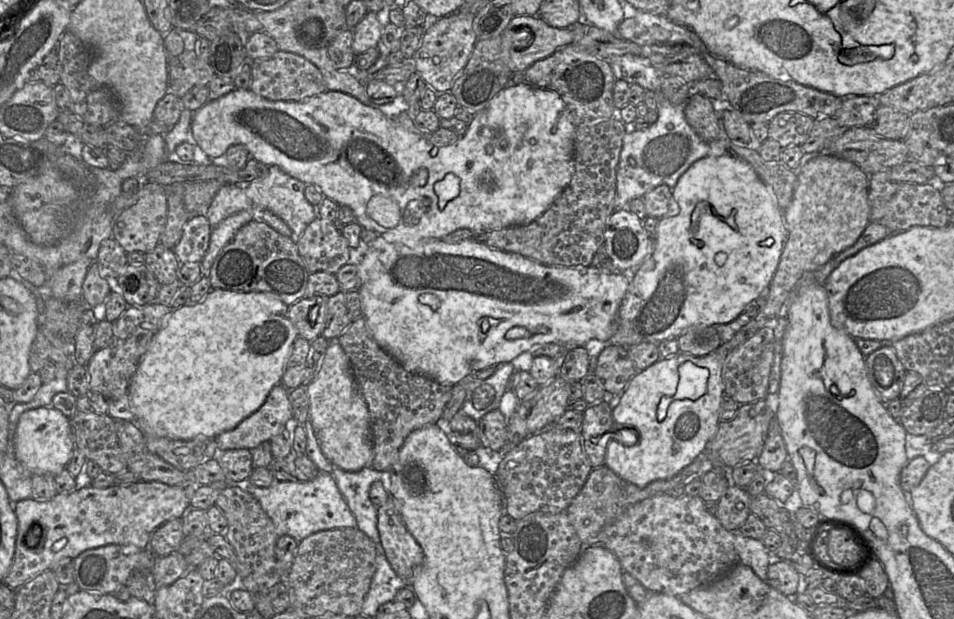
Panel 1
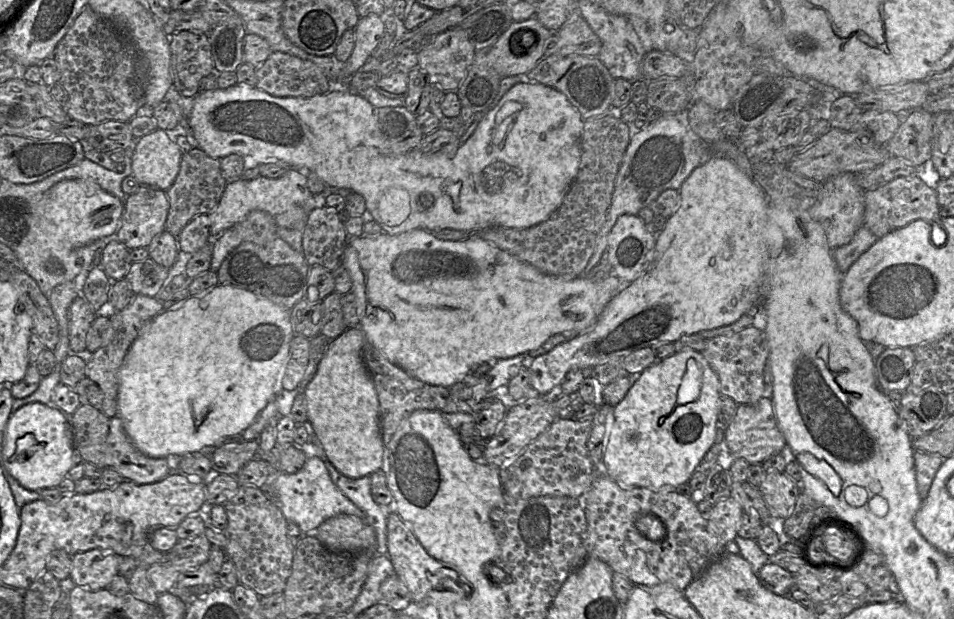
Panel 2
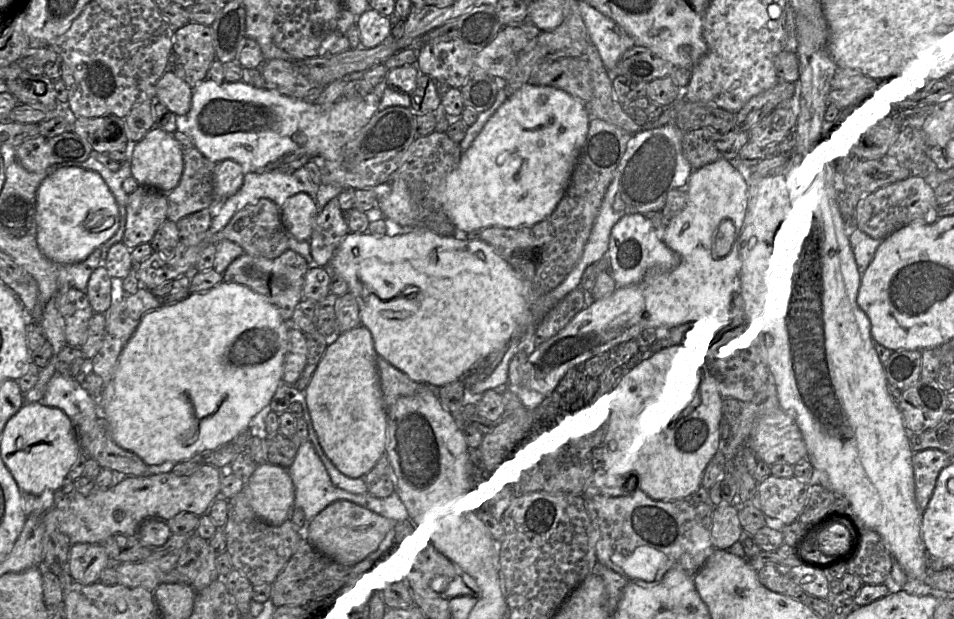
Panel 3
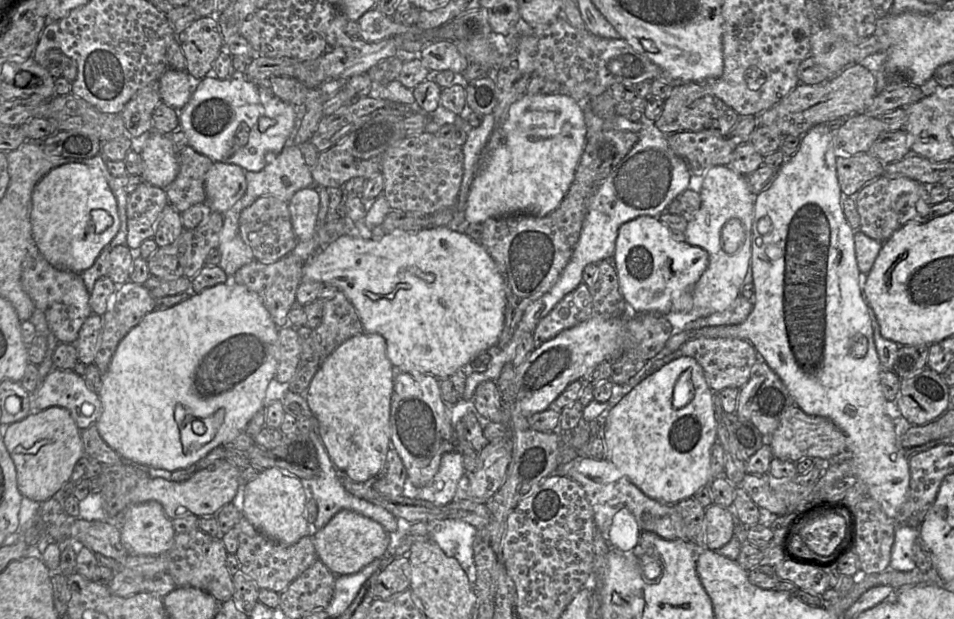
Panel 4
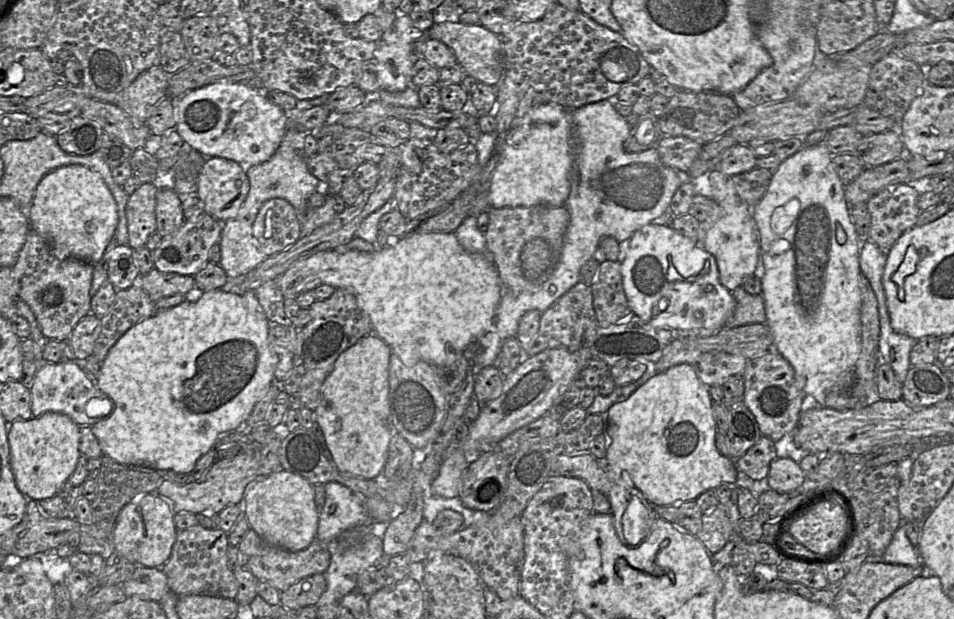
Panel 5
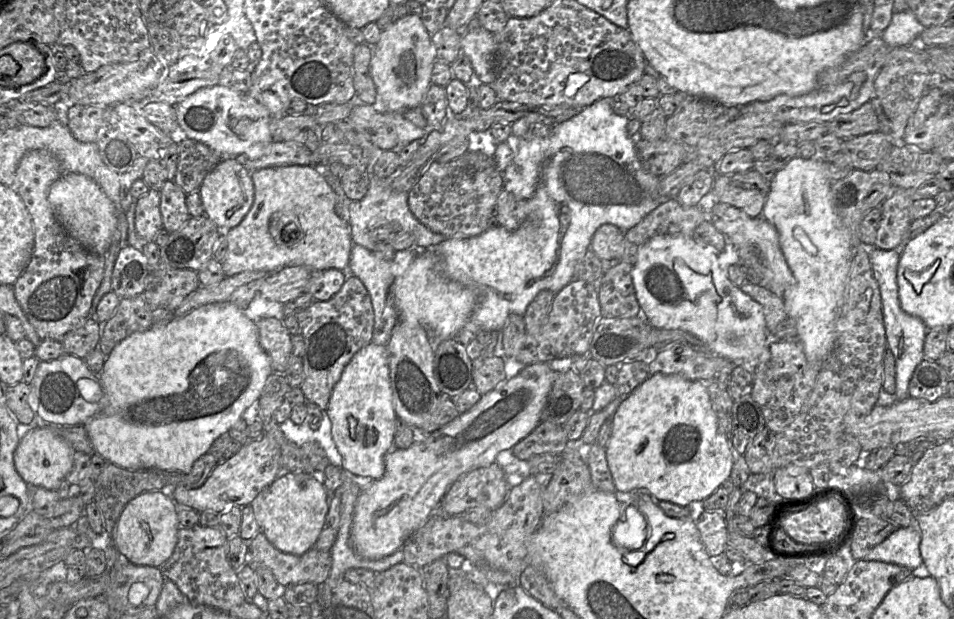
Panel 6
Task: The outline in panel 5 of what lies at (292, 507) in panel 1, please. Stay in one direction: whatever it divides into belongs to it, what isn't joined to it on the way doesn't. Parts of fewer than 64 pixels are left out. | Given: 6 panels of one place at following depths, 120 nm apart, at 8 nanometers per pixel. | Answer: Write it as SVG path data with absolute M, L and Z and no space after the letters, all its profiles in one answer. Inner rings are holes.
M338 482L324 484L325 503L319 514L316 538L329 544L341 533L352 528L370 524L381 525L374 521L362 498L351 489Z

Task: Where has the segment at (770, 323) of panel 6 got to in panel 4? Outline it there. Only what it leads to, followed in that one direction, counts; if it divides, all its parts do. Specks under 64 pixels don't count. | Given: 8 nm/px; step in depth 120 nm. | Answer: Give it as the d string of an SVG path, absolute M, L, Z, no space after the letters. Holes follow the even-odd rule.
M739 295L723 312L689 322L686 325L686 330L697 330L707 326L738 325L747 319L752 309L753 301Z

